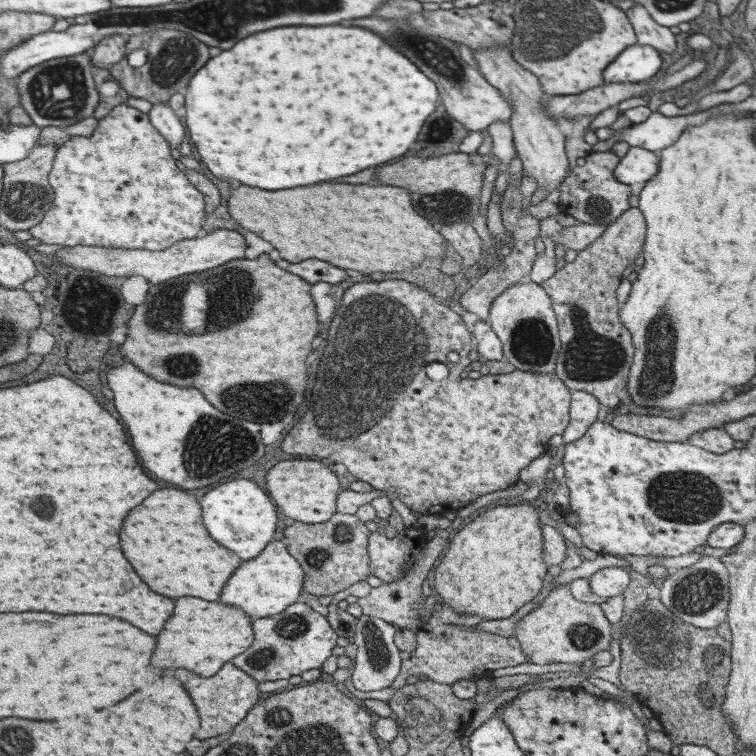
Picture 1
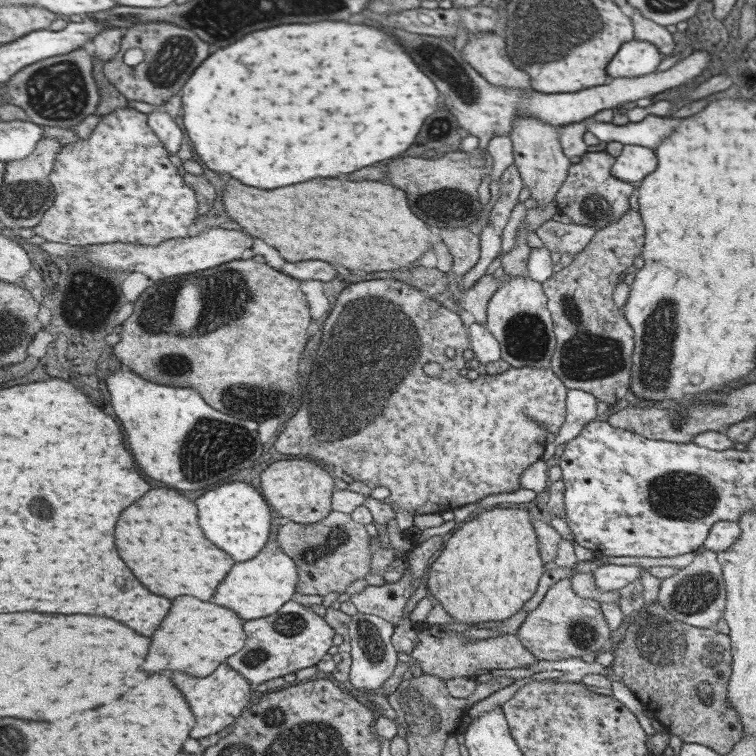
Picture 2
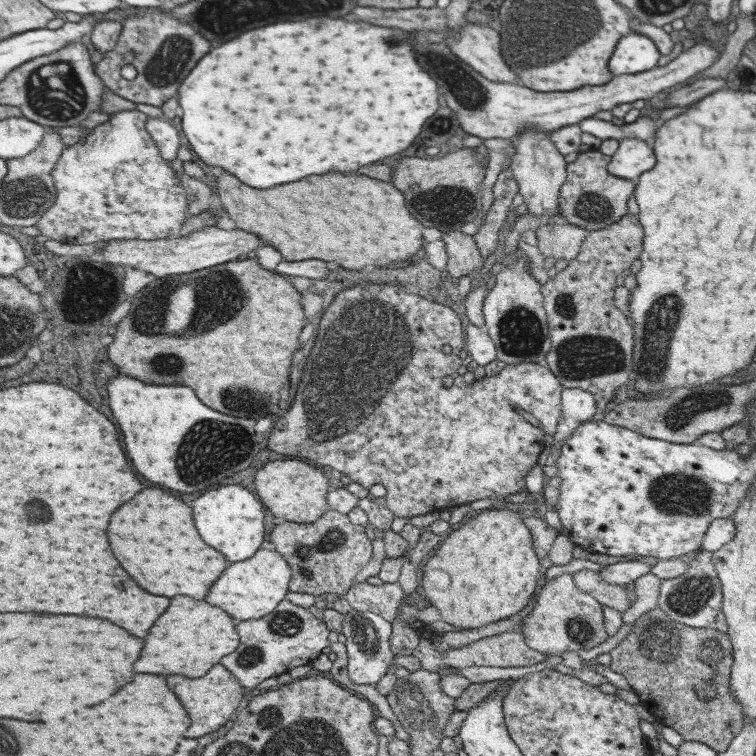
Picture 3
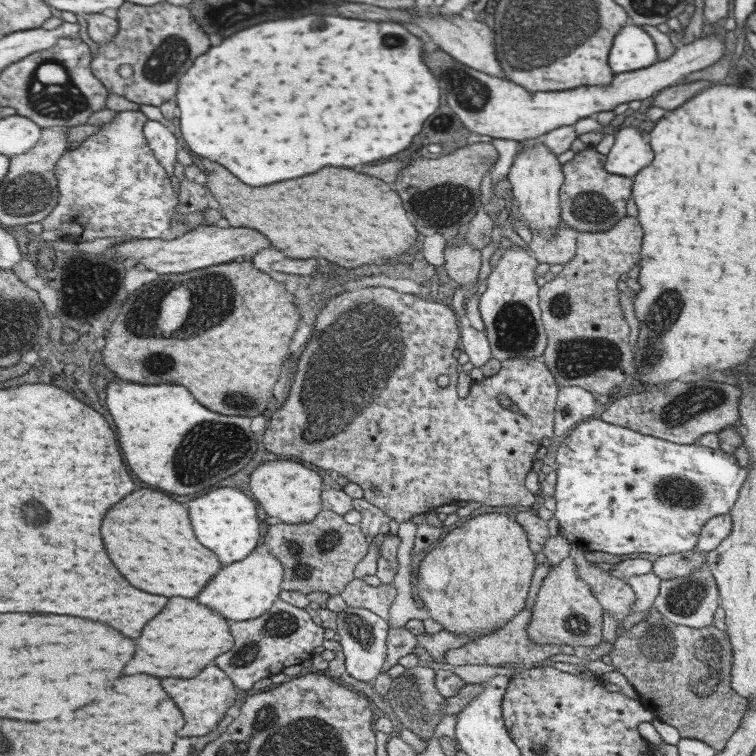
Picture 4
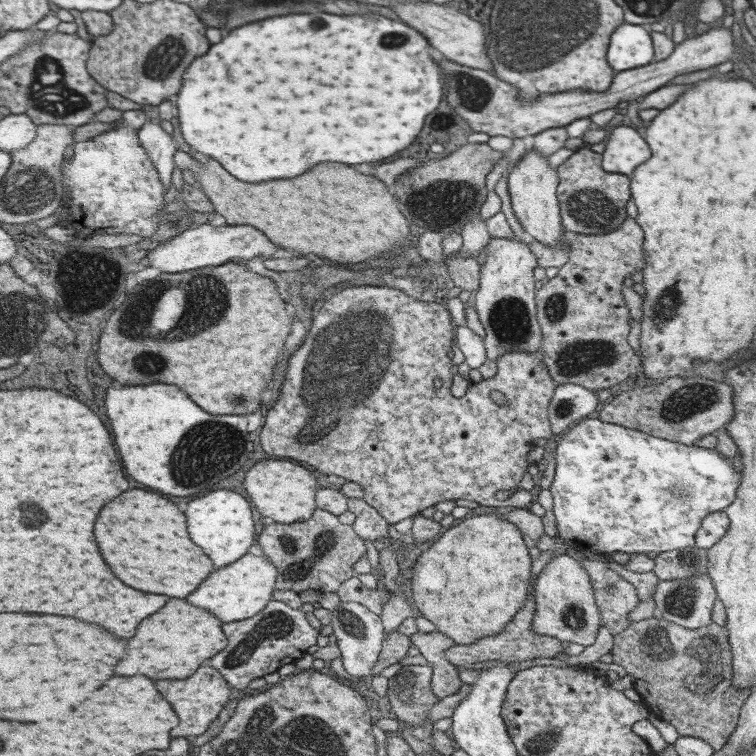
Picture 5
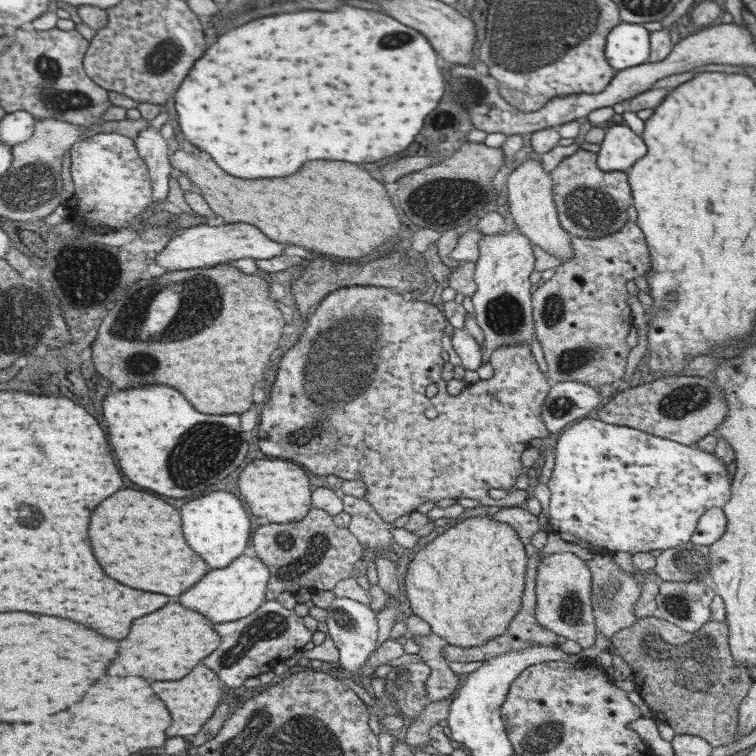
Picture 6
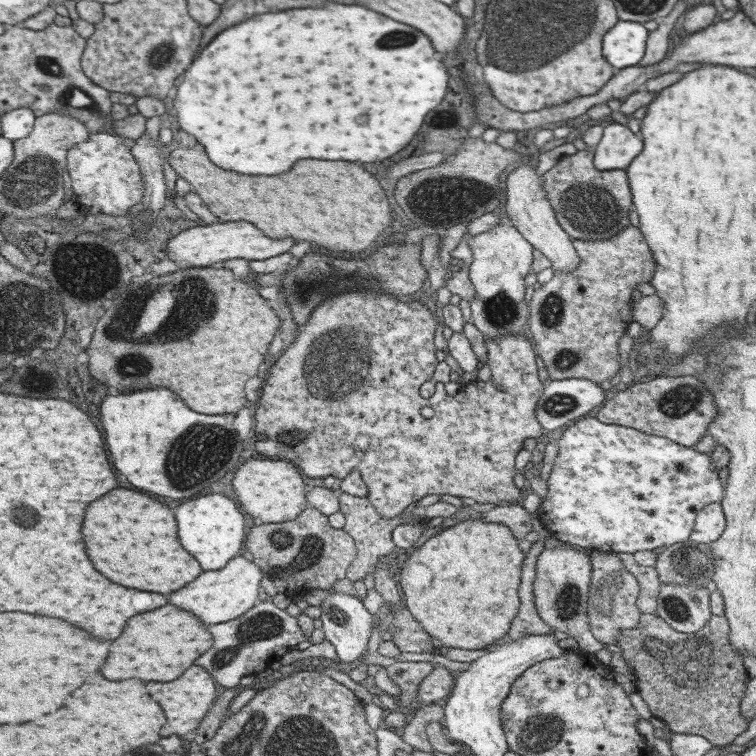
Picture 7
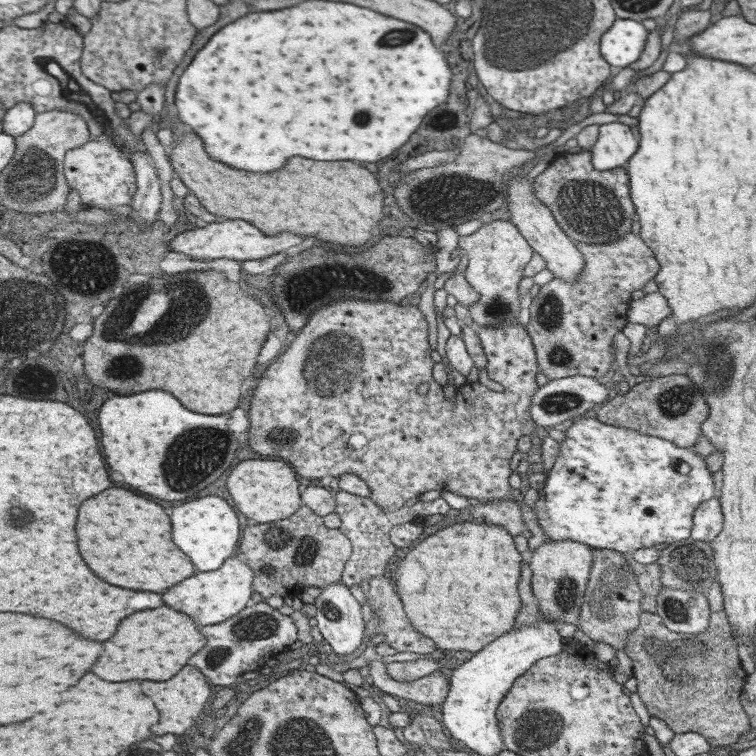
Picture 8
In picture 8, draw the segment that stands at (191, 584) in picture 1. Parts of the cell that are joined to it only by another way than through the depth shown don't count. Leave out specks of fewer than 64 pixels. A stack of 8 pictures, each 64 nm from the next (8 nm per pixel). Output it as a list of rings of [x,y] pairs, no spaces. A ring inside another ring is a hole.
[[[109,488],[91,500],[85,500],[81,508],[81,520],[77,520],[77,534],[81,536],[81,556],[89,560],[89,568],[97,572],[109,584],[133,590],[165,592],[167,588],[193,576],[193,562],[183,550],[179,550],[171,538],[171,518],[165,514],[165,508],[123,488]]]

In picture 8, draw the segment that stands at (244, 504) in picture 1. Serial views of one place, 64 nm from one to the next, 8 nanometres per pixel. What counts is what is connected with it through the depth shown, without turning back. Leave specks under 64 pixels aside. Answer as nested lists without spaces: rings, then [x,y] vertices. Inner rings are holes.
[[[203,496],[173,510],[173,540],[197,564],[197,572],[209,572],[223,566],[225,558],[237,548],[239,522],[231,506],[217,496]]]

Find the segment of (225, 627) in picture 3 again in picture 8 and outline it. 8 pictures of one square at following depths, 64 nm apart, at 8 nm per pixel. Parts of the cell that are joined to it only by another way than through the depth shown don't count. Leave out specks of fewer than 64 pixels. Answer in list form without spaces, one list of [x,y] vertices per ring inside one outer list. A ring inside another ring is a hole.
[[[161,606],[157,610],[127,616],[125,624],[121,624],[121,632],[117,632],[113,640],[105,642],[105,652],[101,654],[101,660],[97,660],[97,668],[93,668],[93,672],[109,682],[163,682],[173,678],[183,666],[187,666],[187,660],[193,658],[193,654],[197,654],[197,650],[201,650],[206,644],[207,638],[200,632],[192,617]]]

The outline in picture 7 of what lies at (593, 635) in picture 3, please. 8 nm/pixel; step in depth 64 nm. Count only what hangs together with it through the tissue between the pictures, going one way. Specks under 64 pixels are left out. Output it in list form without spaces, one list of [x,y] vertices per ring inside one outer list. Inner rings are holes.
[[[543,548],[535,560],[535,578],[532,580],[536,614],[552,630],[565,632],[575,639],[579,650],[594,653],[601,650],[599,644],[587,630],[585,604],[589,584],[589,558],[585,552],[575,548]]]

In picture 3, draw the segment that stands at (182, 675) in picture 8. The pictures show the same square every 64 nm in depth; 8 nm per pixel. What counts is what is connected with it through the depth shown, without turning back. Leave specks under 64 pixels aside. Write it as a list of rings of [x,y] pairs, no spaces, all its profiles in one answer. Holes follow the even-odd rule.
[[[220,662],[213,666],[205,676],[201,678],[185,678],[185,676],[169,676],[169,686],[177,696],[181,696],[181,702],[185,708],[189,708],[189,716],[193,716],[193,728],[189,728],[189,738],[199,738],[210,732],[215,732],[225,725],[229,714],[237,708],[237,702],[241,700],[241,684],[235,676]]]

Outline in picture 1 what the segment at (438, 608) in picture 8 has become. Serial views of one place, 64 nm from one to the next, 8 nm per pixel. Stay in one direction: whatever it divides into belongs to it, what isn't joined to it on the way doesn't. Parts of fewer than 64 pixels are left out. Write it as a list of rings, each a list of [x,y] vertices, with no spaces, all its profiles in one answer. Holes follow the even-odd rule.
[[[504,502],[502,505],[492,504],[489,507],[478,511],[475,515],[472,515],[471,522],[465,524],[459,532],[450,536],[448,546],[446,547],[445,554],[440,556],[440,559],[433,566],[431,572],[431,584],[432,592],[437,594],[439,602],[447,604],[449,608],[453,608],[455,612],[461,612],[461,614],[474,614],[483,618],[483,620],[497,620],[498,618],[507,618],[511,616],[517,608],[521,608],[525,602],[530,602],[537,596],[539,588],[541,588],[541,580],[543,580],[543,574],[547,570],[547,566],[543,564],[543,532],[539,532],[539,524],[537,524],[537,510],[539,509],[537,503],[520,502],[512,505]]]

